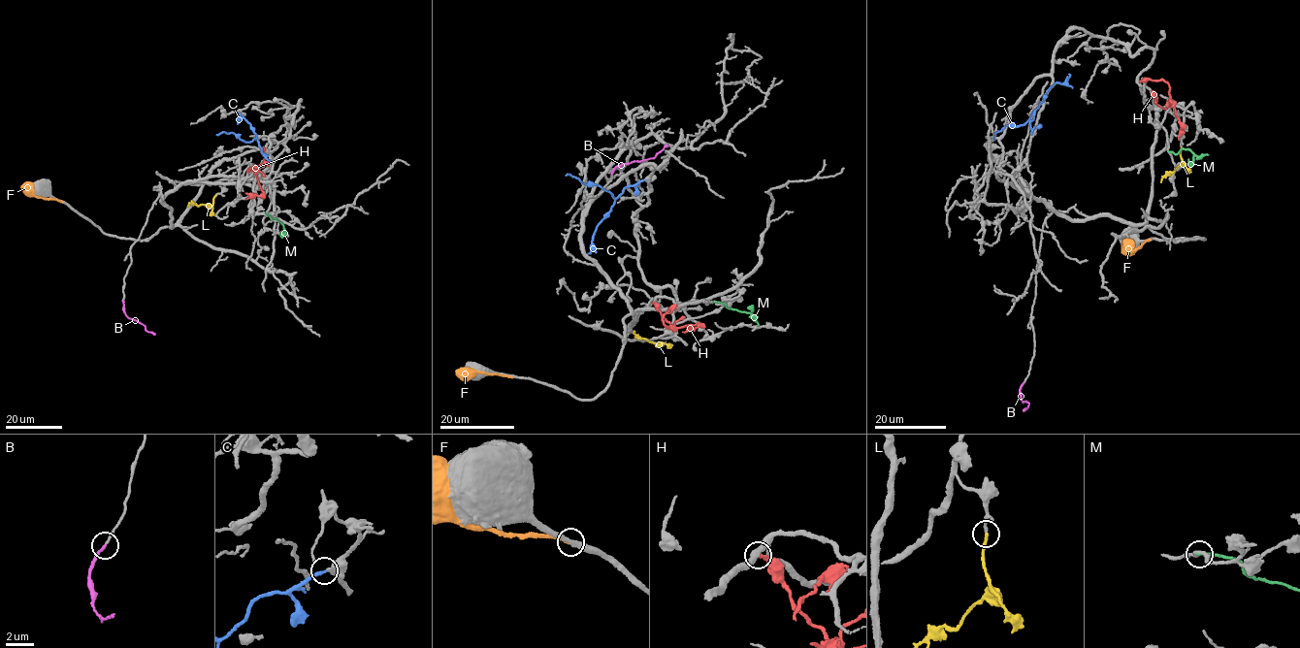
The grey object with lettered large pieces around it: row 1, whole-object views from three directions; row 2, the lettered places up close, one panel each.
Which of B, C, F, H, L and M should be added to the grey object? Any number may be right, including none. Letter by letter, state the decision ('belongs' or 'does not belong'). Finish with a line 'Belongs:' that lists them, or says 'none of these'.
B: belongs
C: belongs
F: does not belong
H: does not belong
L: belongs
M: does not belong
Belongs: B, C, L

